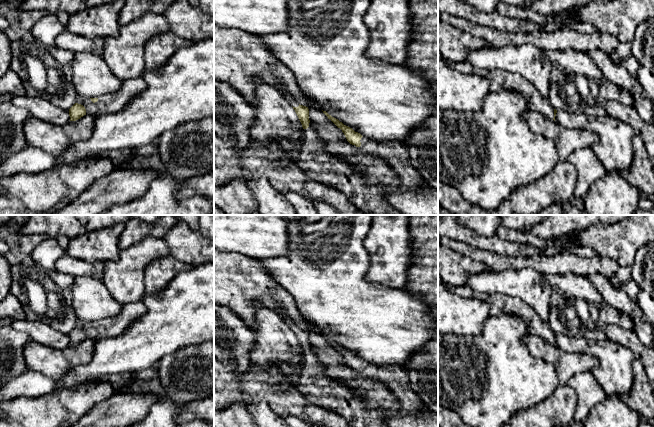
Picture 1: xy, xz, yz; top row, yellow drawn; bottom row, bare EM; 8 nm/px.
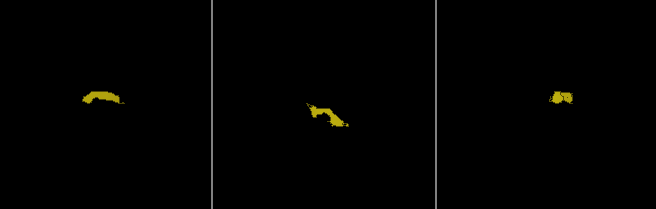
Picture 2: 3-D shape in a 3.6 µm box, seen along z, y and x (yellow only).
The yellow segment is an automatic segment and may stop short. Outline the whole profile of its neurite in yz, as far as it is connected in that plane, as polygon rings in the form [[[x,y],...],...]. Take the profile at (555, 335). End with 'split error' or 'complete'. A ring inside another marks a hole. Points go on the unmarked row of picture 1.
[[[467,285],[450,286],[450,291],[468,299],[480,299],[490,306],[490,316],[498,316],[507,312],[522,318],[526,324],[528,334],[536,335],[555,345],[557,334],[554,333],[546,321],[542,321],[535,310],[519,299],[508,300],[501,294],[485,294],[472,290]]]; split error

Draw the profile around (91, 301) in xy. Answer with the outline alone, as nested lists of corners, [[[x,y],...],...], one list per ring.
[[[76,277],[71,292],[79,321],[97,322],[121,313],[123,305],[110,295],[101,278]]]

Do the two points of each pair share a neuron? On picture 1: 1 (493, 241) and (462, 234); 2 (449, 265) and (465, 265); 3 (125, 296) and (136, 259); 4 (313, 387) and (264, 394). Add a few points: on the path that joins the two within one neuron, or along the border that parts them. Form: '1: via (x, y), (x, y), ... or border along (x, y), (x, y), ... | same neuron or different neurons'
1: via (485, 241), (475, 241), (470, 238) | same neuron
2: via (453, 265), (461, 265) | same neuron
3: via (125, 287), (125, 275), (129, 268) | same neuron
4: border along (298, 386), (311, 402), (318, 405) | different neurons

